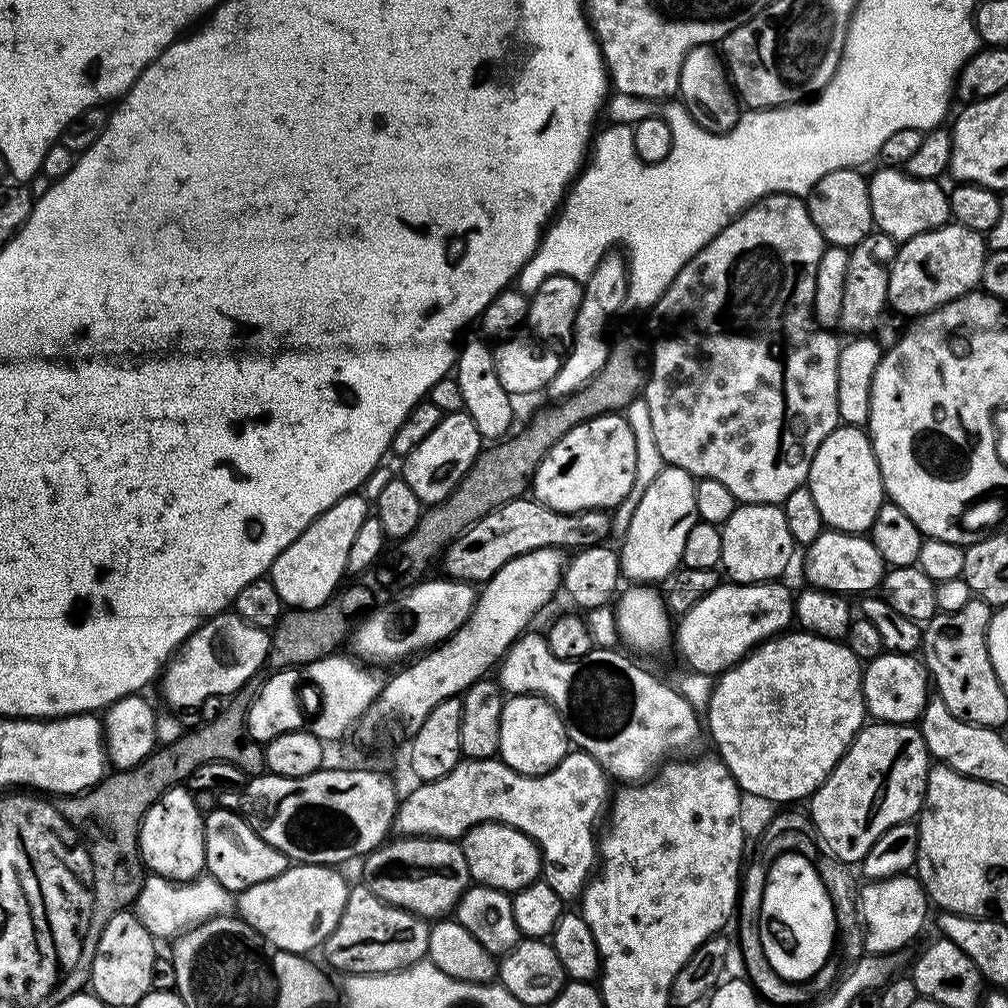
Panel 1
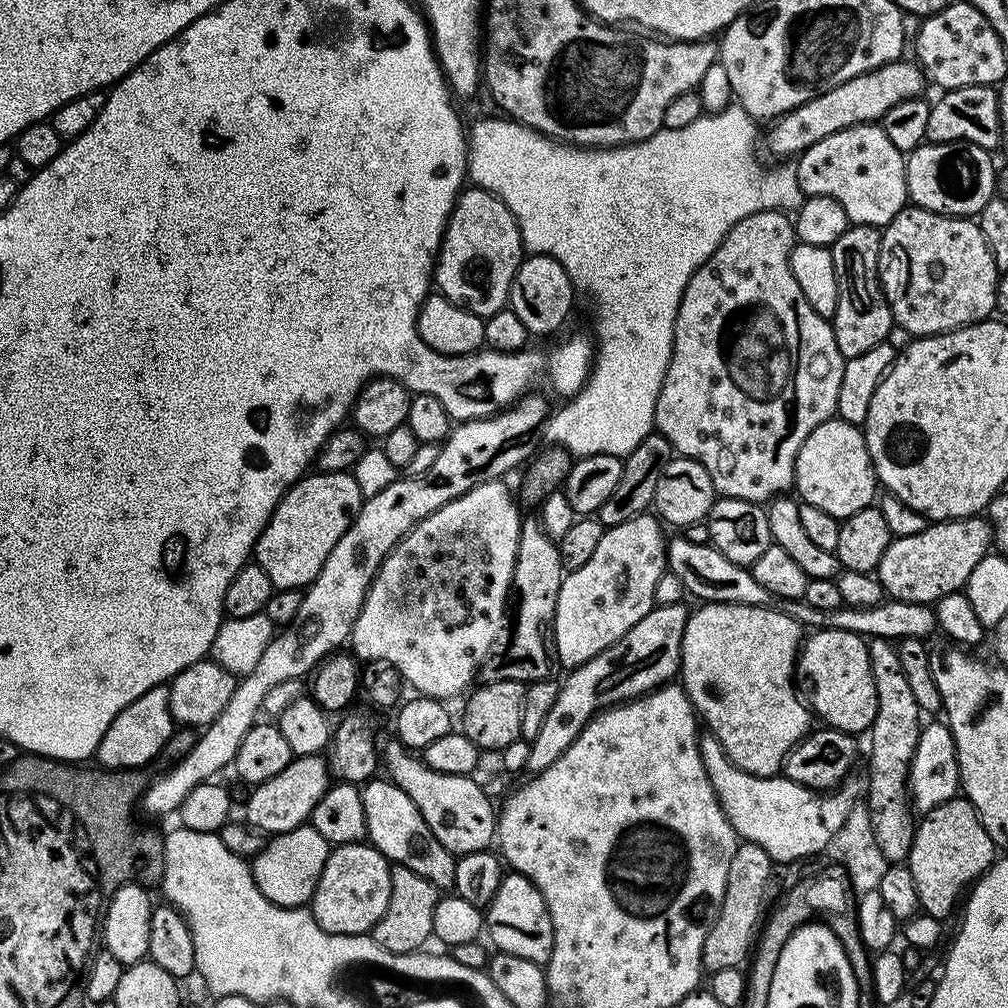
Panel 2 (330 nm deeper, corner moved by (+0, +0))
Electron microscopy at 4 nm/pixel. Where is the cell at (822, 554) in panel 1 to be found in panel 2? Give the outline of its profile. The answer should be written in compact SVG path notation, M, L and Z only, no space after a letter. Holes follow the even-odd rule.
M983 515L965 516L962 520L941 520L929 523L922 534L897 536L892 545L882 554L882 562L876 567L880 587L891 599L905 600L915 604L935 605L946 594L959 592L967 585L970 574L984 556L989 555L992 543L992 526Z

